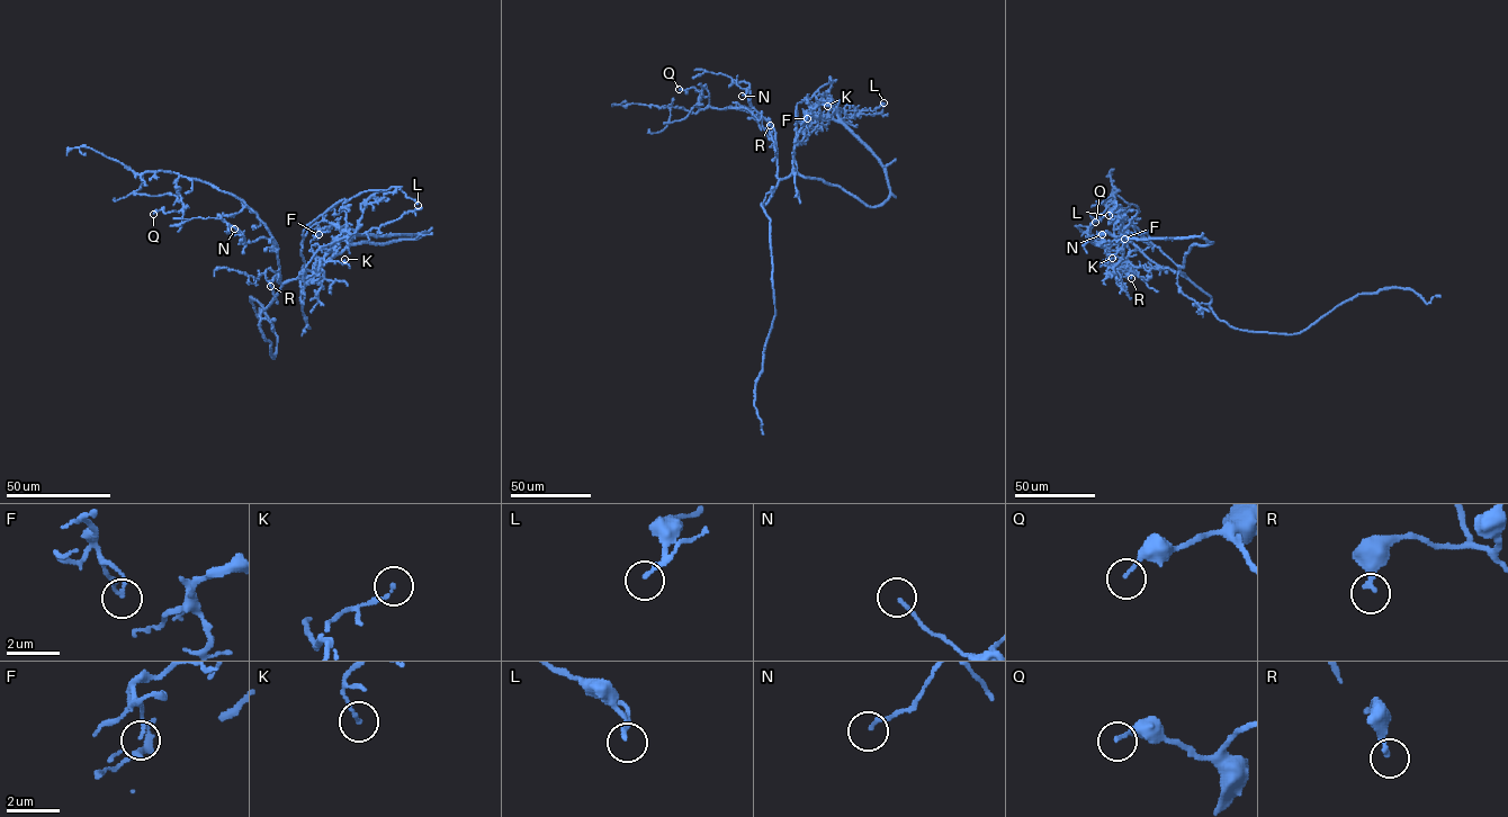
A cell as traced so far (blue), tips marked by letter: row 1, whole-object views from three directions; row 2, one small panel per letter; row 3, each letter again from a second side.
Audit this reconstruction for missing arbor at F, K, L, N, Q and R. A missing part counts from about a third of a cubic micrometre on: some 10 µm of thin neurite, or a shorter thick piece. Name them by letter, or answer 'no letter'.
no letter

